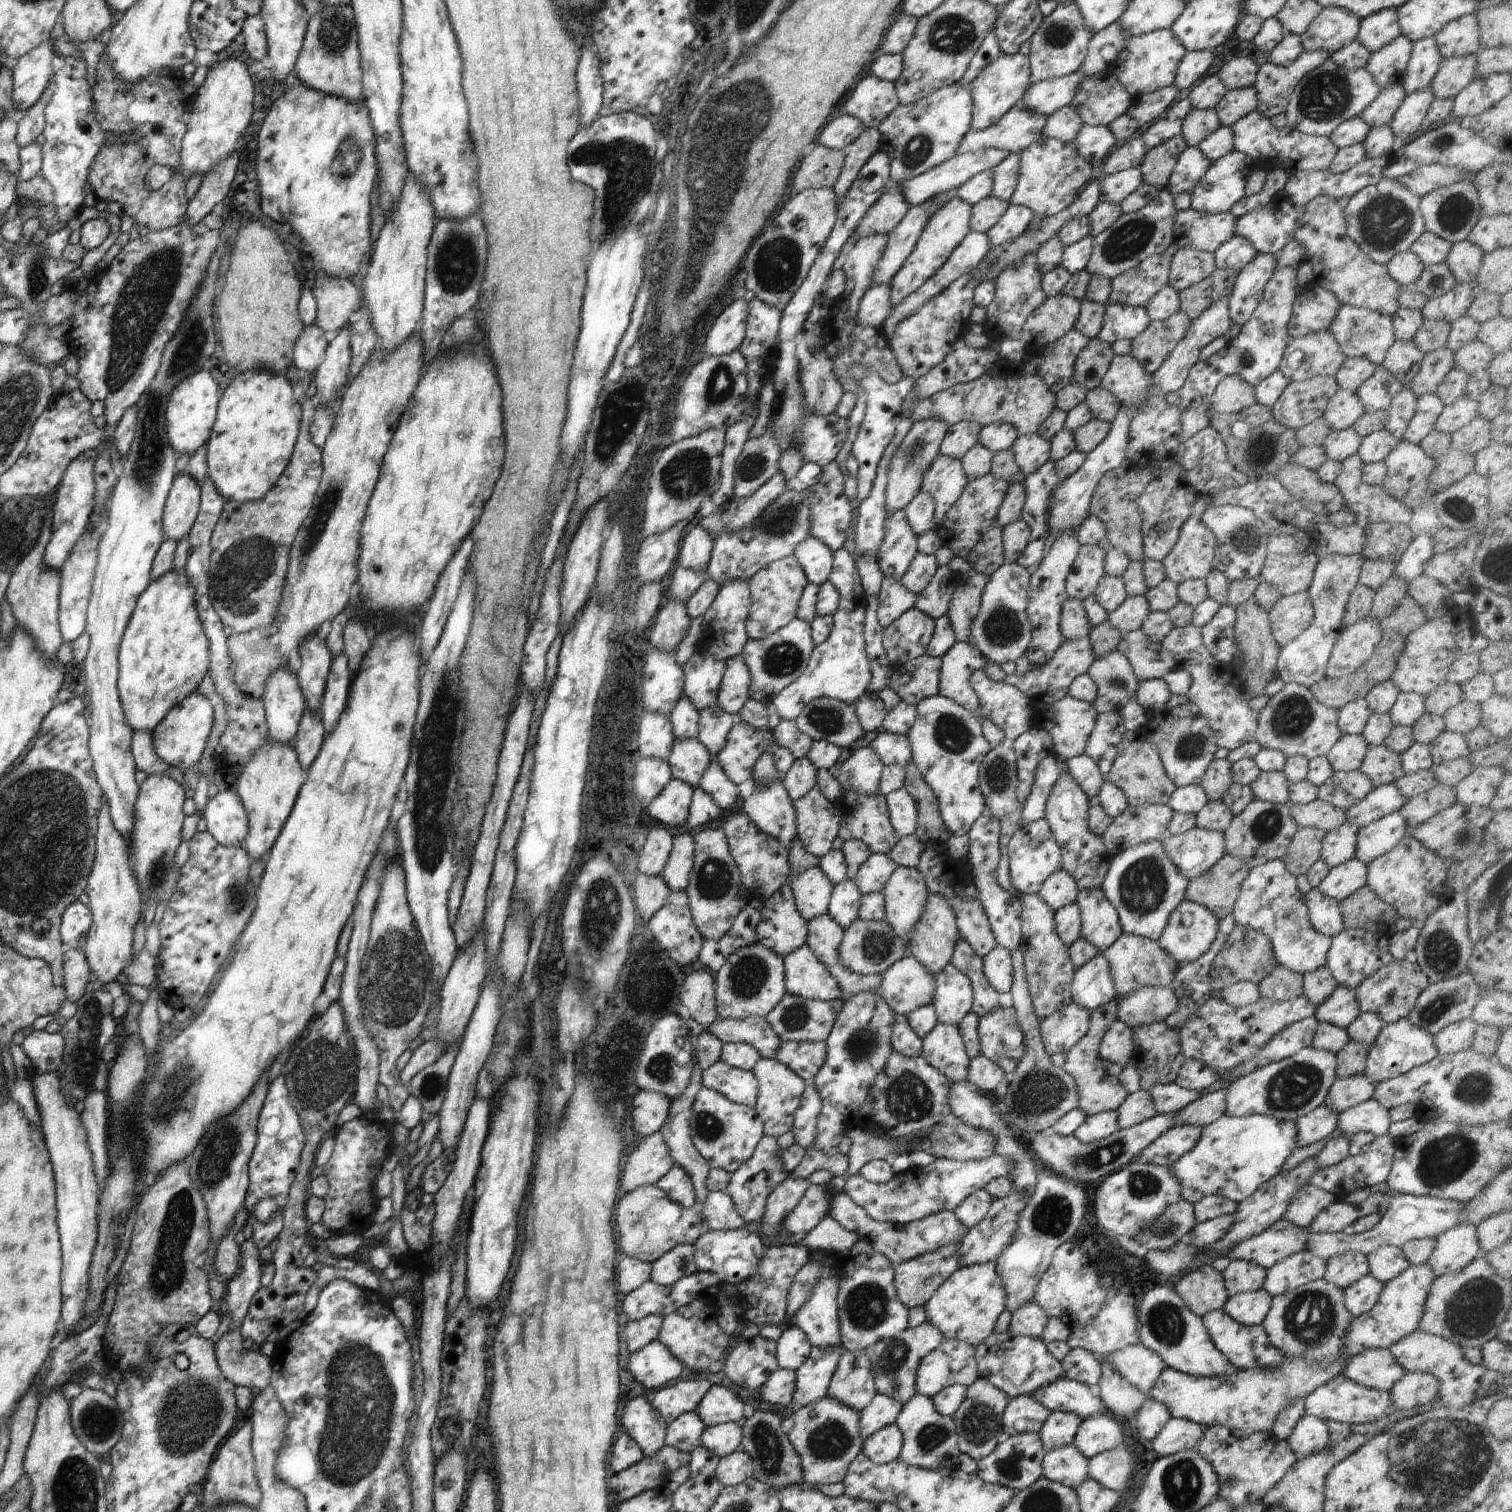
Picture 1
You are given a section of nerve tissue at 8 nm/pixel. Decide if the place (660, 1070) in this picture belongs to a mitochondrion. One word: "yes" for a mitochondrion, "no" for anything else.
yes

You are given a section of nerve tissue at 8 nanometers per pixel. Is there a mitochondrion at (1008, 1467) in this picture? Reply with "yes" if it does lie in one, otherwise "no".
yes

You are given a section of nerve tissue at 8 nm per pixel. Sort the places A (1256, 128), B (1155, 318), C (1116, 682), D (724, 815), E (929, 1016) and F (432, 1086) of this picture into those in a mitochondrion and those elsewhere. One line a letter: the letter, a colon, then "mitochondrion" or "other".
A: other
B: other
C: mitochondrion
D: other
E: other
F: other

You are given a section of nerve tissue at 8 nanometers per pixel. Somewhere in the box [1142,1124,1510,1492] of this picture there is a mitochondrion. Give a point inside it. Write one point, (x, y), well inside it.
(1470, 1313)

